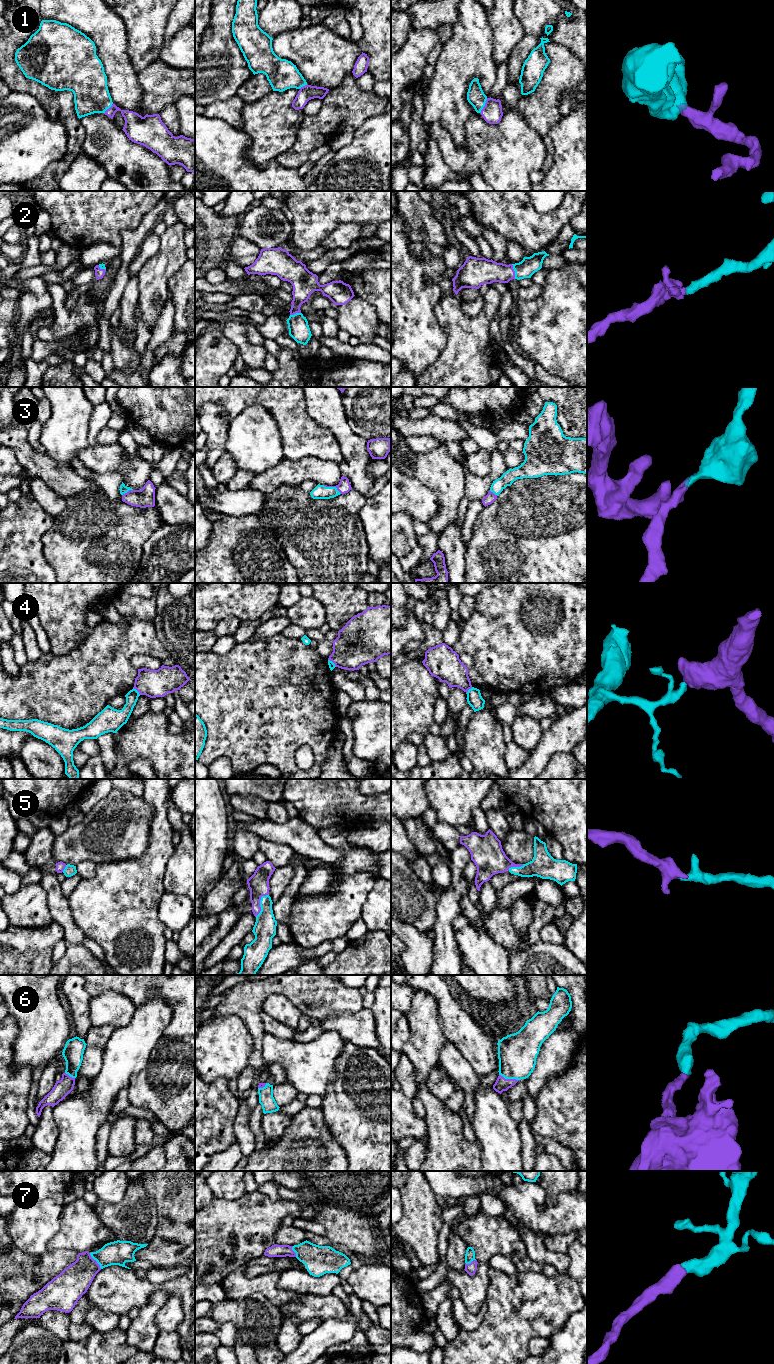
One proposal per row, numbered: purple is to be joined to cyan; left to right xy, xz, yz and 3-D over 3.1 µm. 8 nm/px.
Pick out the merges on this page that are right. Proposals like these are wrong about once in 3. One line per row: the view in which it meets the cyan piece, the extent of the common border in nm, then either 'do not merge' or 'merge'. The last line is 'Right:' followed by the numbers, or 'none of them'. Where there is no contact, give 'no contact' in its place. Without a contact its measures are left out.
1: yz | 140 nm | merge
2: yz | 120 nm | merge
3: xz | 160 nm | merge
4: xy | 90 nm | do not merge
5: xz | 200 nm | merge
6: yz | 180 nm | merge
7: xy | 160 nm | merge
Right: 1, 2, 3, 5, 6, 7

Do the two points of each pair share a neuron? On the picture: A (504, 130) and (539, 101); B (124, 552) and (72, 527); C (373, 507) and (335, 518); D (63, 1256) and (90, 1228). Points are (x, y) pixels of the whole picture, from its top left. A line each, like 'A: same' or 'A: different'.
A: different
B: same
C: different
D: different

